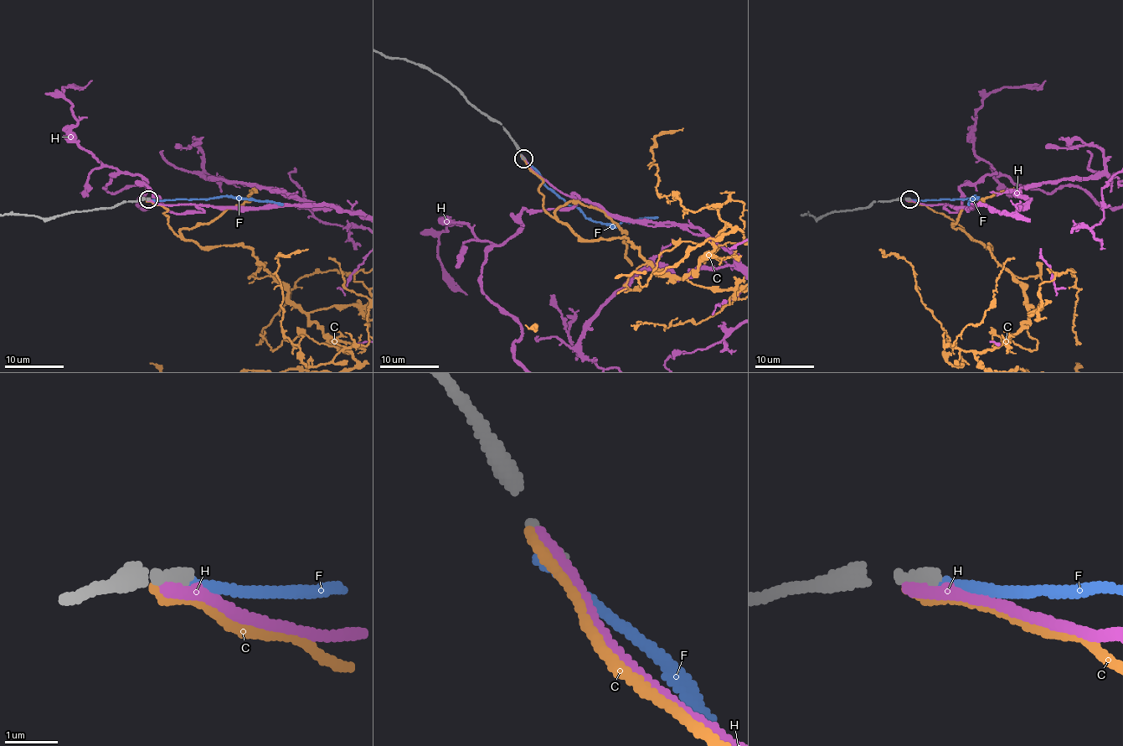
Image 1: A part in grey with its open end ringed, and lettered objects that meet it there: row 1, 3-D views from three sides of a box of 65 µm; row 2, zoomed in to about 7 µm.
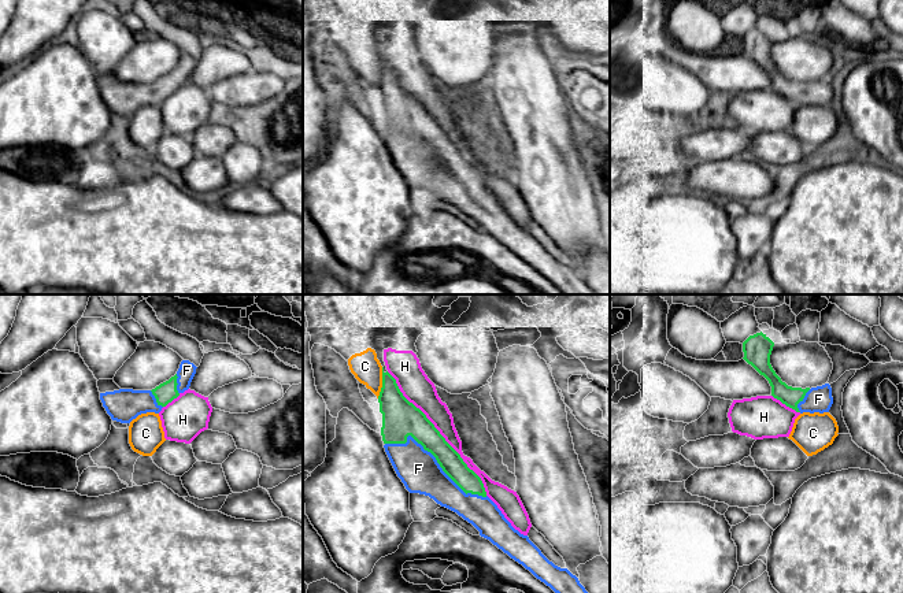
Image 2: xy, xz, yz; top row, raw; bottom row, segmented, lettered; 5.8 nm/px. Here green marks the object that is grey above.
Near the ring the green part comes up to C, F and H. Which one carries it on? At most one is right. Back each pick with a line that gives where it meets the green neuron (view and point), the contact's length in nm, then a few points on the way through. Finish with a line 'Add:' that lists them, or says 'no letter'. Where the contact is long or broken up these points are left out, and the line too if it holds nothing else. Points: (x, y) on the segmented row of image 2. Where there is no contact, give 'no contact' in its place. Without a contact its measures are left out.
F: meets green in xz at (436, 459); contact 700 nm long
Add: F

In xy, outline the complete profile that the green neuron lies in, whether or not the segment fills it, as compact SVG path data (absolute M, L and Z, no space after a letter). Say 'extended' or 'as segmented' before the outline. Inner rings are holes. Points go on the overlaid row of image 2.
extended | M182 360L174 377L152 390L119 389L100 393L100 400L112 420L130 423L141 414L159 414L163 407L189 389L196 366Z

